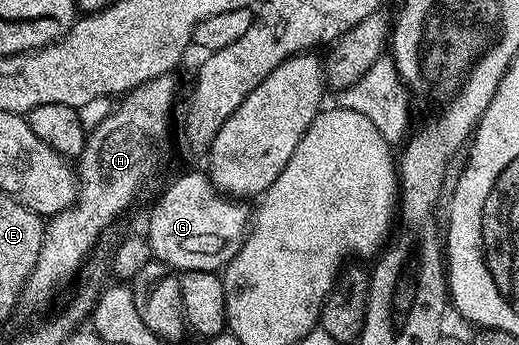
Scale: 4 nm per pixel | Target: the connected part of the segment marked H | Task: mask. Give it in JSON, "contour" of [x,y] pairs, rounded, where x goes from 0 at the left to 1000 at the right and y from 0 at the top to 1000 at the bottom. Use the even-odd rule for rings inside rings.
{"contour":[[[333,214],[310,217],[270,246],[260,264],[243,267],[233,278],[229,299],[235,301],[229,310],[225,301],[193,362],[171,371],[158,446],[146,464],[150,580],[114,623],[94,626],[77,745],[69,745],[69,768],[50,817],[48,875],[89,878],[135,806],[137,817],[175,748],[173,725],[187,710],[189,690],[218,652],[225,623],[239,620],[264,583],[274,539],[303,501],[304,481],[312,472],[312,435],[320,426],[320,388],[326,380],[329,388],[331,380],[331,325],[337,319],[335,226]]]}

